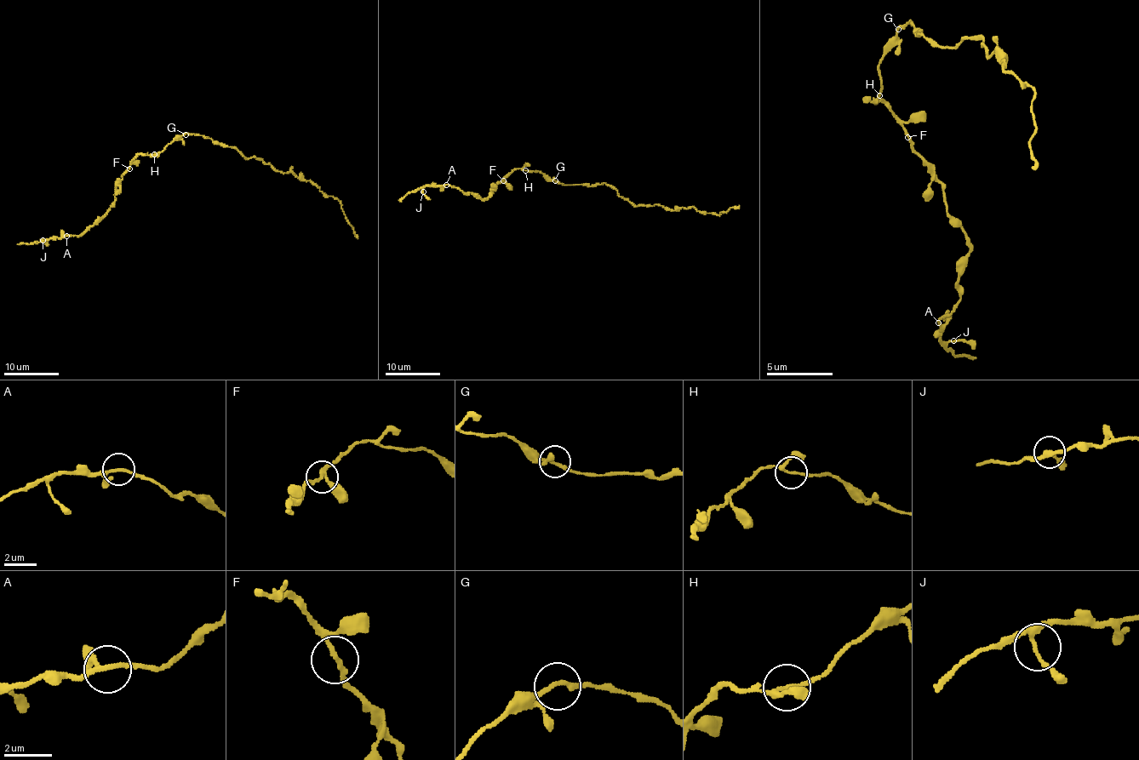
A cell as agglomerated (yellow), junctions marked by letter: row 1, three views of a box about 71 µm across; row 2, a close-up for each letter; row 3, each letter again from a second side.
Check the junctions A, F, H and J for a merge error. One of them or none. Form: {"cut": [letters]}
{"cut": []}

